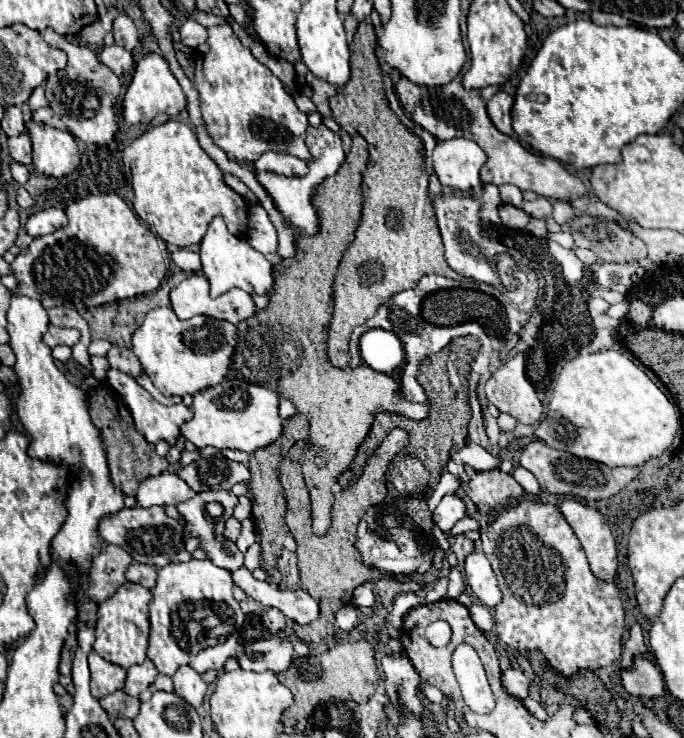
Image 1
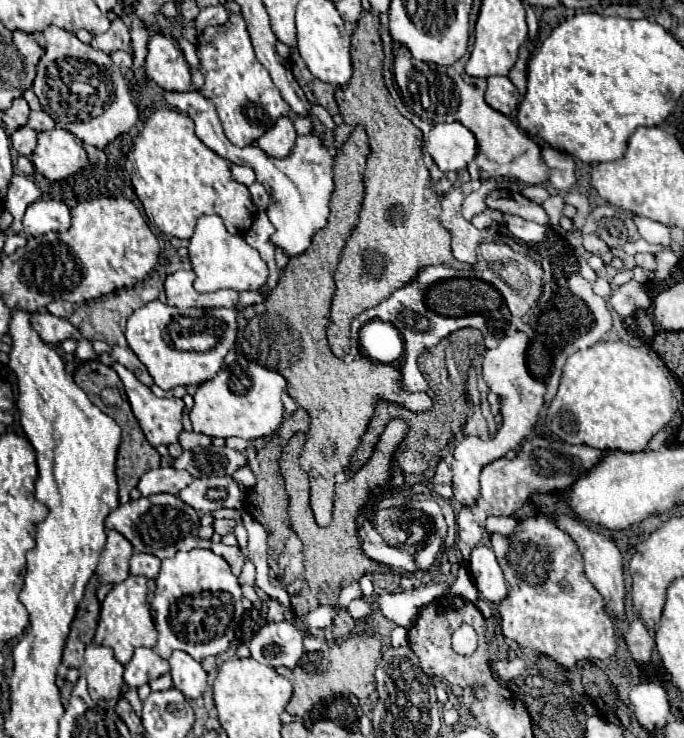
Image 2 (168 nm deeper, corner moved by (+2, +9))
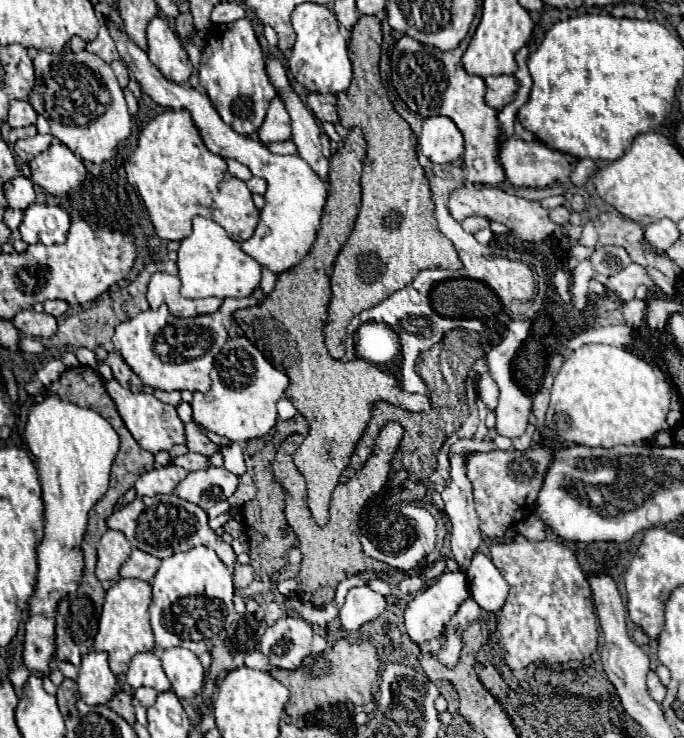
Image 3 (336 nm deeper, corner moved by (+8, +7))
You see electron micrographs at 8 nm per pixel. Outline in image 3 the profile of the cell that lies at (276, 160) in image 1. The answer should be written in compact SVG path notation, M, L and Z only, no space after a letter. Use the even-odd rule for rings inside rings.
M276 95L272 99L266 119L264 119L262 127L258 129L258 137L262 143L276 143L276 141L286 141L292 137L290 115L288 115L288 109L280 95Z

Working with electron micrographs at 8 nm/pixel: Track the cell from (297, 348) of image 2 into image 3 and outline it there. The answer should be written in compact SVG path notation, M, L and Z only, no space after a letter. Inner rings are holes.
M356 127L346 137L344 147L338 149L330 157L328 201L326 201L326 207L324 207L324 213L322 213L322 227L318 231L318 237L316 237L310 253L300 261L300 265L292 267L292 271L284 271L284 275L278 277L274 291L258 307L246 307L246 309L238 309L234 313L234 319L240 325L242 333L248 339L252 339L256 343L256 347L260 347L264 357L270 359L276 369L280 369L280 371L284 371L288 375L290 387L286 389L286 397L306 417L306 421L310 425L310 433L306 435L304 443L294 453L294 465L306 477L306 483L308 483L308 507L310 507L310 511L312 511L312 515L314 515L314 519L316 519L316 523L320 527L328 523L330 495L332 495L334 487L338 485L340 473L348 465L350 455L352 455L358 439L362 437L362 433L366 429L366 423L370 421L370 411L372 411L374 403L376 401L388 401L388 403L398 405L398 407L408 409L408 411L428 411L430 409L430 399L426 395L404 391L394 375L388 375L388 373L380 371L376 365L372 365L372 363L368 363L364 359L356 359L356 361L350 361L350 363L338 361L338 359L330 357L330 353L328 353L328 349L324 345L324 323L326 323L326 317L328 317L328 303L330 303L330 297L332 297L330 275L332 275L336 255L342 249L342 245L348 241L348 235L354 229L358 211L360 211L360 173L362 173L364 157L366 157L366 141L364 141L362 131Z

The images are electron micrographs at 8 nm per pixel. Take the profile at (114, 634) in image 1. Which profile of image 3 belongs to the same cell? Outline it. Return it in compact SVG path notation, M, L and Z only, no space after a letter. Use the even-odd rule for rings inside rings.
M120 579L114 587L106 591L106 601L104 601L104 611L100 617L98 633L94 639L94 649L96 651L106 651L110 669L114 675L124 675L128 671L130 659L136 653L142 651L152 651L156 647L154 643L154 633L148 621L148 605L152 601L152 587L148 581L142 579Z

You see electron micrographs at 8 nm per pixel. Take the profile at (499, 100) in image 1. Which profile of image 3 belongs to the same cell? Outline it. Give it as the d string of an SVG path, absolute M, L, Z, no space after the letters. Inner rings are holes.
M496 75L496 77L486 77L486 103L500 111L504 105L512 103L518 91L518 81L514 75Z

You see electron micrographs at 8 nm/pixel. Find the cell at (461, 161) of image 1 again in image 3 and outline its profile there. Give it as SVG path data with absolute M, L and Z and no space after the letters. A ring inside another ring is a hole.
M444 115L424 119L420 133L420 149L432 163L452 163L464 153L464 139L456 123Z

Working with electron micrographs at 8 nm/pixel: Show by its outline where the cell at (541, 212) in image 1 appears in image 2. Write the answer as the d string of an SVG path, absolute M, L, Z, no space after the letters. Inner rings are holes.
M552 195L548 197L544 203L542 203L544 211L548 213L548 219L552 225L558 225L558 219L562 217L562 207L564 207L564 201L560 195Z

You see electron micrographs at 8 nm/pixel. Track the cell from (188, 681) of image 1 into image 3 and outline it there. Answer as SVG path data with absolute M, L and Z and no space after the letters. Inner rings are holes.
M184 647L164 649L160 655L166 677L180 699L194 699L204 687L204 667L196 653Z

